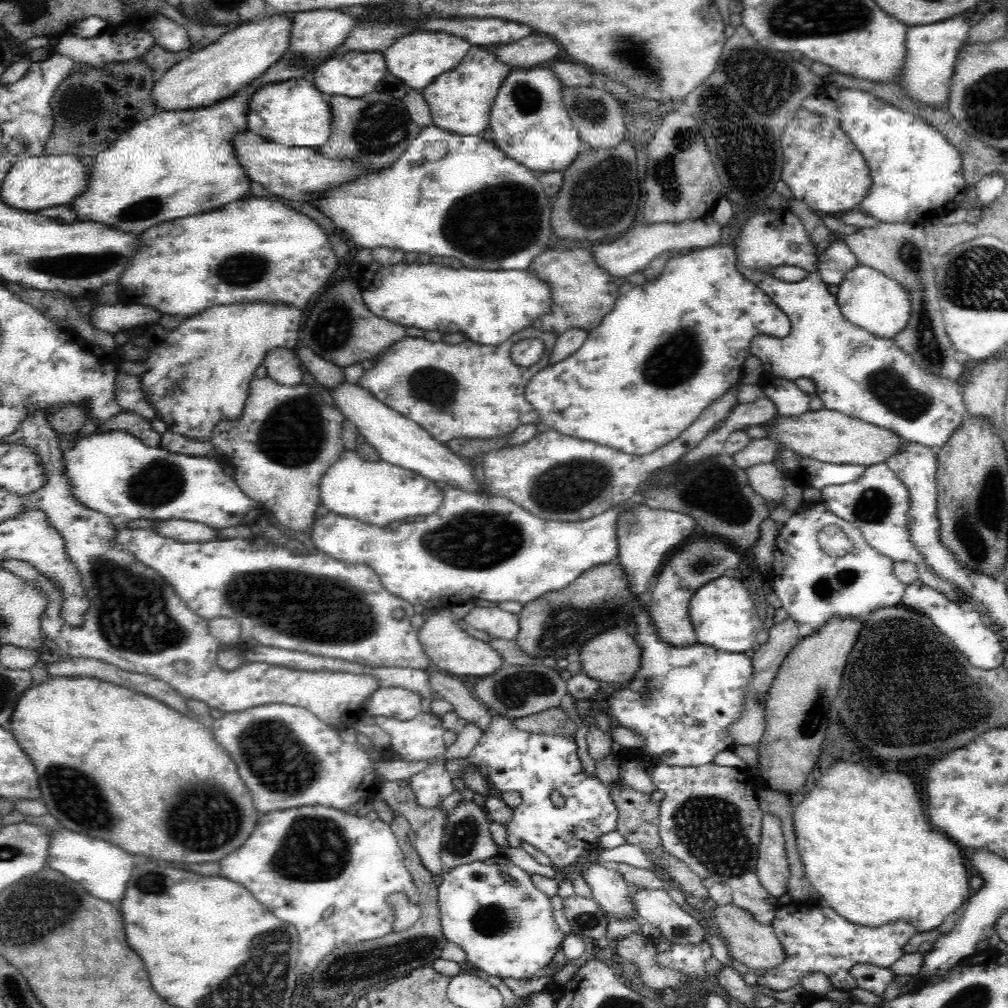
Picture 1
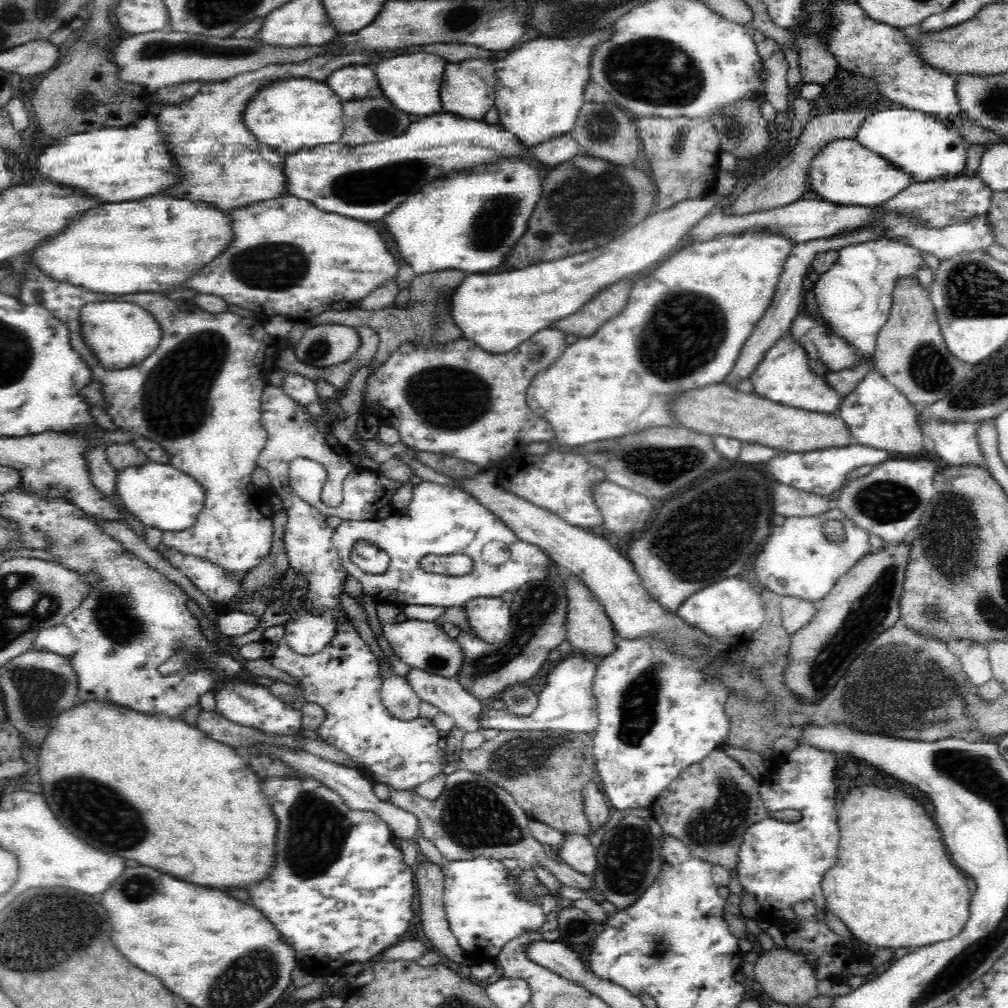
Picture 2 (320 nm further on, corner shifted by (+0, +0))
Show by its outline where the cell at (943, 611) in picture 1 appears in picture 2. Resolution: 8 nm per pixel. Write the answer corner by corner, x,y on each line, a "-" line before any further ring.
970,644
968,652
960,658
962,670
966,673
970,685
979,688
993,678
991,660
987,647
981,644

